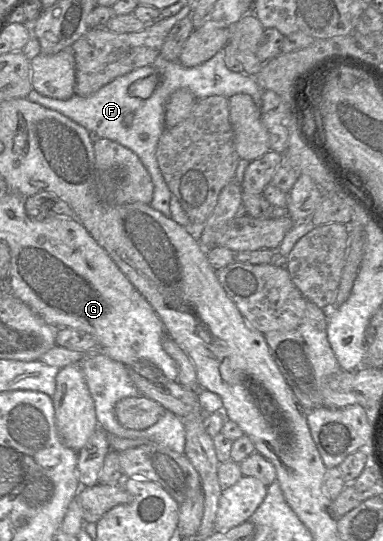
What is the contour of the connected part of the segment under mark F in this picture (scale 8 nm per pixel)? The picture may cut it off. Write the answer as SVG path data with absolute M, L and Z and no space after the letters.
M220 49L211 59L194 67L185 67L179 61L169 61L161 54L150 65L143 66L117 77L90 96L74 94L66 100L41 95L32 89L26 99L58 111L100 138L115 141L133 151L149 172L154 185L153 199L149 205L166 217L171 217L172 193L162 175L156 149L165 131L165 106L173 92L189 89L195 97L203 99L213 95L230 98L235 94L250 95L258 108L262 107L263 89L254 77L229 70L225 64L225 50Z

